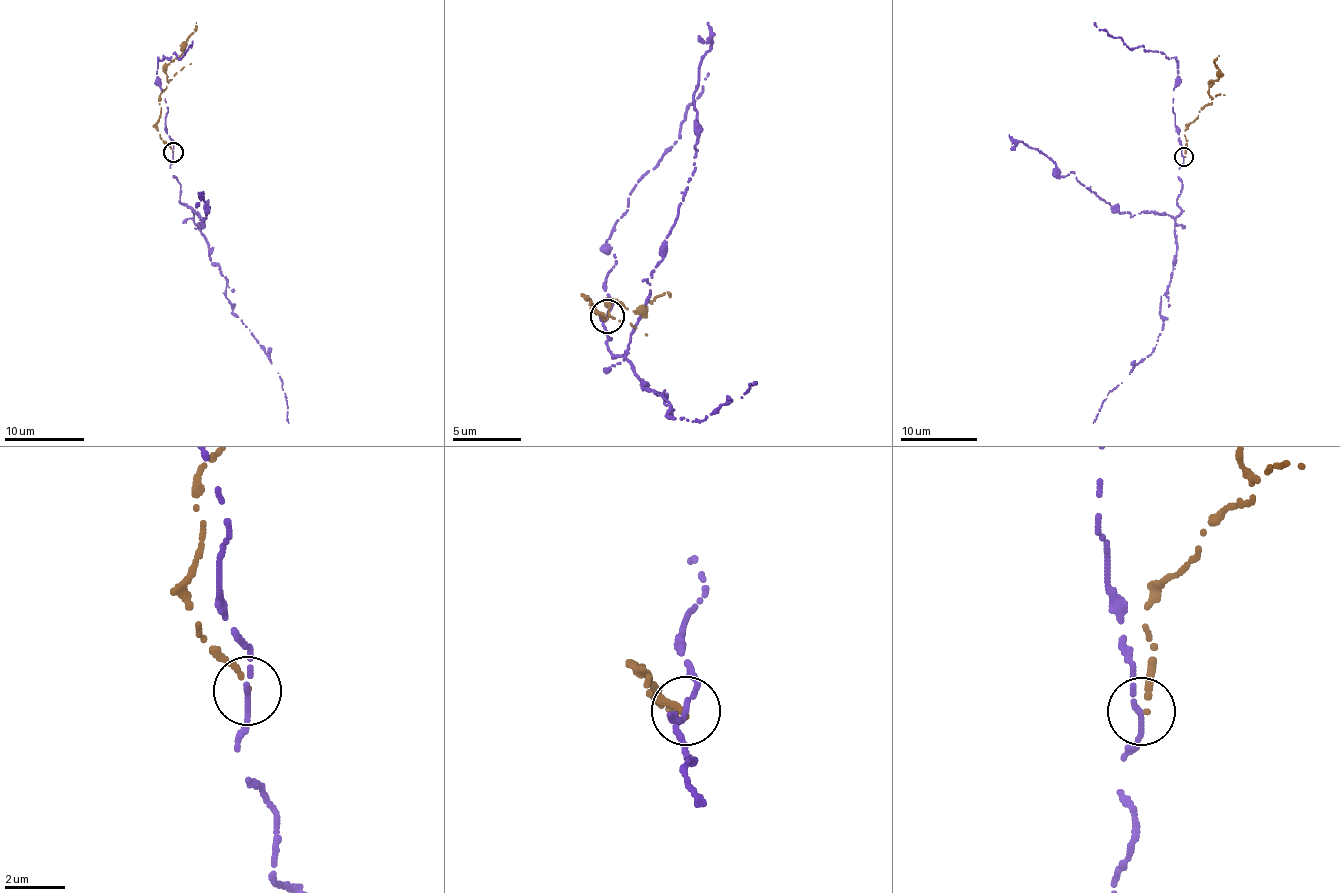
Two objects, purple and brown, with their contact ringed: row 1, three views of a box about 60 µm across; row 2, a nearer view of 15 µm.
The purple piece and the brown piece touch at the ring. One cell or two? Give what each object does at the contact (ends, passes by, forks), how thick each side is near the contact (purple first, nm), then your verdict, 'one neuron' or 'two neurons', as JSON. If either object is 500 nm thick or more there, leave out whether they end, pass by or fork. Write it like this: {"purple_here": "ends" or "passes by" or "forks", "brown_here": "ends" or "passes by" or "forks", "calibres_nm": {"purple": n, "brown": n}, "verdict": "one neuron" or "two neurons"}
{"purple_here": "ends", "brown_here": "ends", "calibres_nm": {"purple": 200, "brown": 180}, "verdict": "two neurons"}

